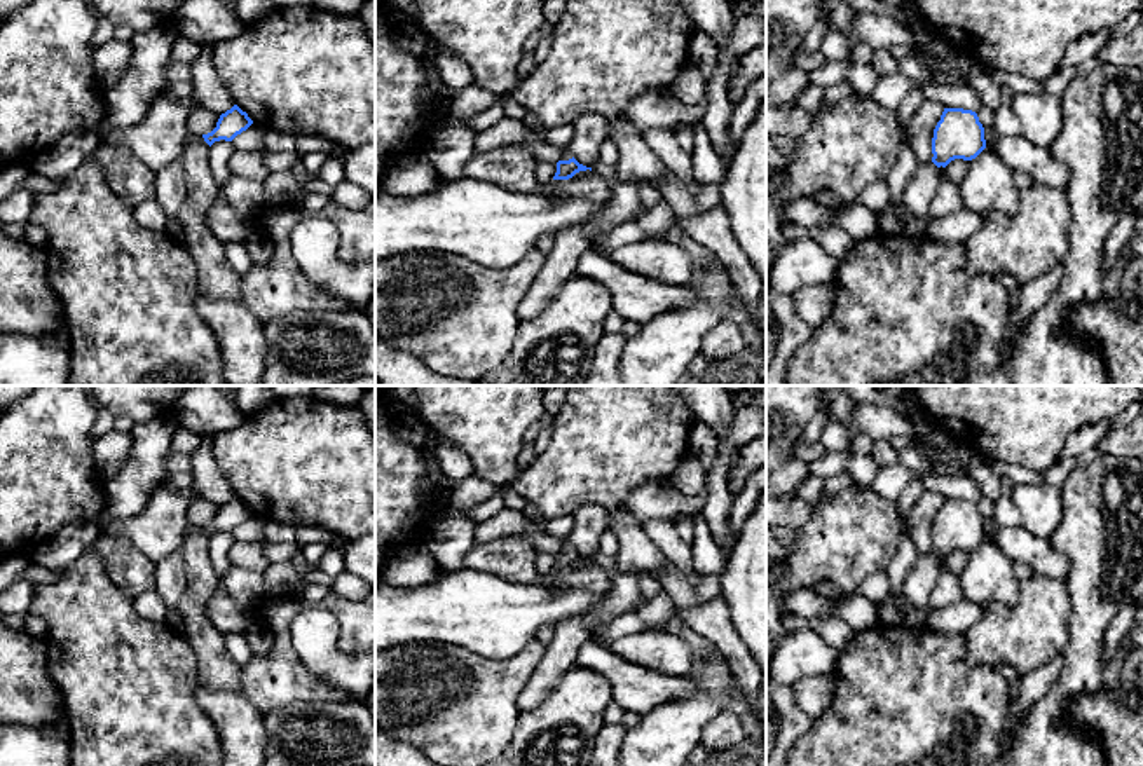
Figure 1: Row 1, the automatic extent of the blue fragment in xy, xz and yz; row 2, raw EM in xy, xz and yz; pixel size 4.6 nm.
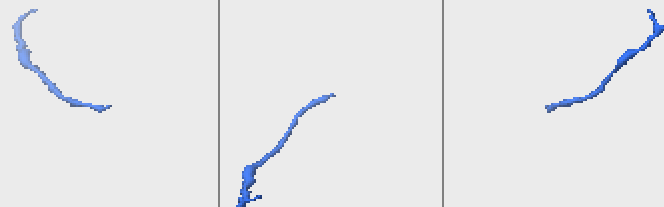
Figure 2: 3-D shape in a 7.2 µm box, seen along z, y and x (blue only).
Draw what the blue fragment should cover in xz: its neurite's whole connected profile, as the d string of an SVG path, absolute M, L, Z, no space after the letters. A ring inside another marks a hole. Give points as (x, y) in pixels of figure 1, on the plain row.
M562 537L562 539L560 539L560 548L558 548L558 553L557 553L557 564L555 564L553 571L569 571L569 569L572 569L576 564L586 562L586 560L592 562L592 558L586 558L586 557L579 555L579 553L572 548L572 544L569 543L567 537Z

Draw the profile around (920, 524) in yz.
M925 490L914 503L909 520L907 534L913 539L918 551L932 551L932 529L944 497L937 492Z

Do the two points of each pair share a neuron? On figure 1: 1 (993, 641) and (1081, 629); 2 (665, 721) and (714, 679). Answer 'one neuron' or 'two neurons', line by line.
1: two neurons
2: one neuron

